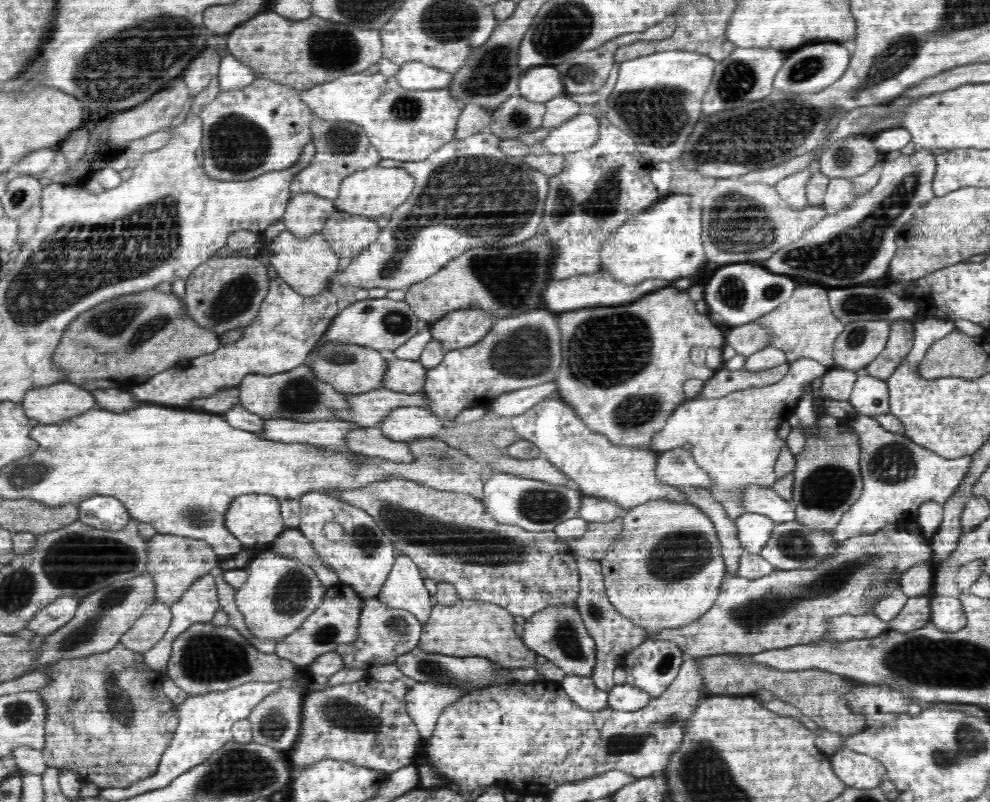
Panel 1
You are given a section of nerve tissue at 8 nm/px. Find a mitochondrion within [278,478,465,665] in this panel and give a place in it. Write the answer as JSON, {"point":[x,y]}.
{"point":[362,537]}

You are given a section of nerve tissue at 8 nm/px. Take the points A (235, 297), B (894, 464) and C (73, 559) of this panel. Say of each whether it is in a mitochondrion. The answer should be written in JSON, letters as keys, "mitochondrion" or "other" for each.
{"A":"mitochondrion","B":"mitochondrion","C":"mitochondrion"}

